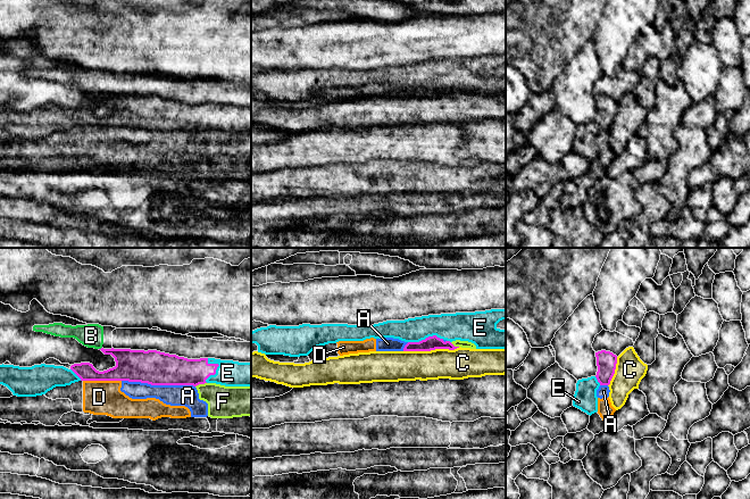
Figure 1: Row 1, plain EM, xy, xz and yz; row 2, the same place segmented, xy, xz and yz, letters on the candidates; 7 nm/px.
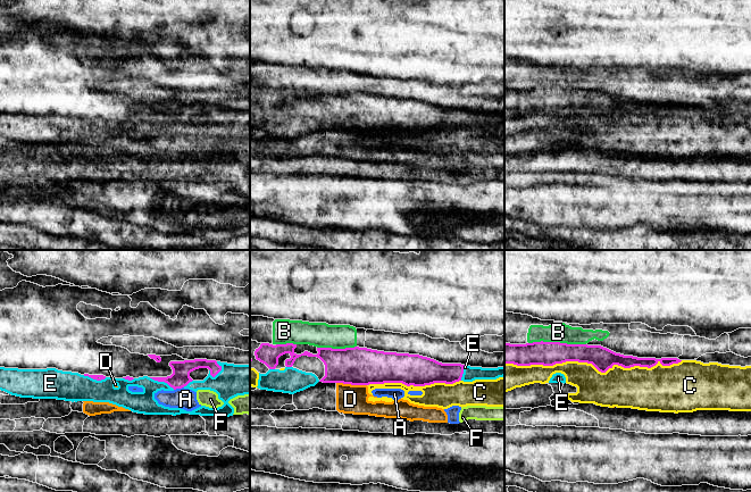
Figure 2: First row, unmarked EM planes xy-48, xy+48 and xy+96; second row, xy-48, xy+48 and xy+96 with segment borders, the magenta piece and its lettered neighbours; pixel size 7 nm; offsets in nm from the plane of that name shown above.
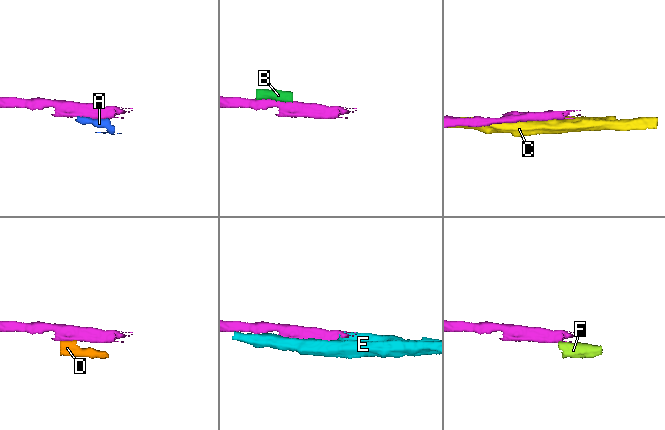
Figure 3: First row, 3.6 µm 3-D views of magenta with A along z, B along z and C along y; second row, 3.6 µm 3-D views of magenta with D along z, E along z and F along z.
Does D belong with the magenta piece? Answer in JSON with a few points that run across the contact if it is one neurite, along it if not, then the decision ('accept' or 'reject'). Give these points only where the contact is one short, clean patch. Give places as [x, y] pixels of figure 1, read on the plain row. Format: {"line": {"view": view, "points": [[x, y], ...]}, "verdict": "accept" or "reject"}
{"line": {"view": "xy", "points": [[83, 125], [121, 126]]}, "verdict": "reject"}

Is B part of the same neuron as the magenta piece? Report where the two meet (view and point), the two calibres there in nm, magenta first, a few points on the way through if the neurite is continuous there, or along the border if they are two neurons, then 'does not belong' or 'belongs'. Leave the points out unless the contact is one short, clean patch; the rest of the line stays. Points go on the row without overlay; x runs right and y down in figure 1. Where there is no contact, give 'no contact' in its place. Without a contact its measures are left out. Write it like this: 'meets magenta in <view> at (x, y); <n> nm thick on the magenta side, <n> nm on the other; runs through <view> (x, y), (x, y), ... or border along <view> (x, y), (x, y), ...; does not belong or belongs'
meets magenta in xy at (101, 93); 220 nm thick on the magenta side, 170 nm on the other; does not belong

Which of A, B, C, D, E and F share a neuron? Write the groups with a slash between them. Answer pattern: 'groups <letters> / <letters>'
groups A D F / B / C / E

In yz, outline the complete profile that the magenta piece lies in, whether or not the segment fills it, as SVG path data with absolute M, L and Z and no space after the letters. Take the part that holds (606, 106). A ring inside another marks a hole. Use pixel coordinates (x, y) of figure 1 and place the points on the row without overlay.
M601 95L595 98L597 102L597 125L600 131L609 131L615 119L617 101L610 97Z

